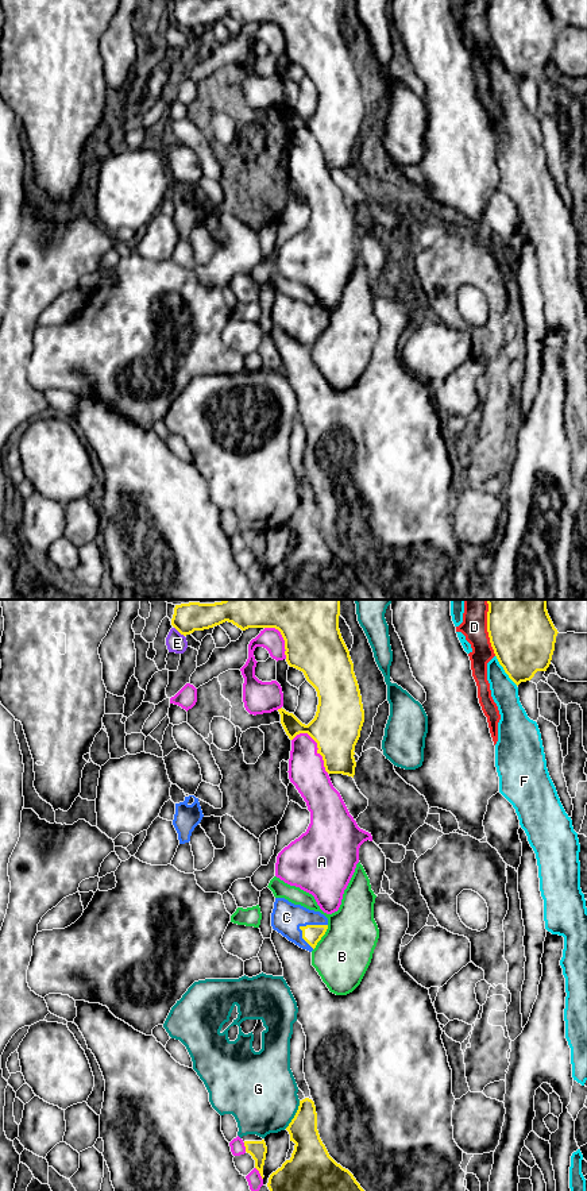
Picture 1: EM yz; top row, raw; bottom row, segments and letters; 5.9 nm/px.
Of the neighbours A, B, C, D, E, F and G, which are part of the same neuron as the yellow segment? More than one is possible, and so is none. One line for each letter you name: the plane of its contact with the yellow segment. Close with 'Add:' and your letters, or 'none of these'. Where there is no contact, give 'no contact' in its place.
C: meets yellow in yz
Add: C

